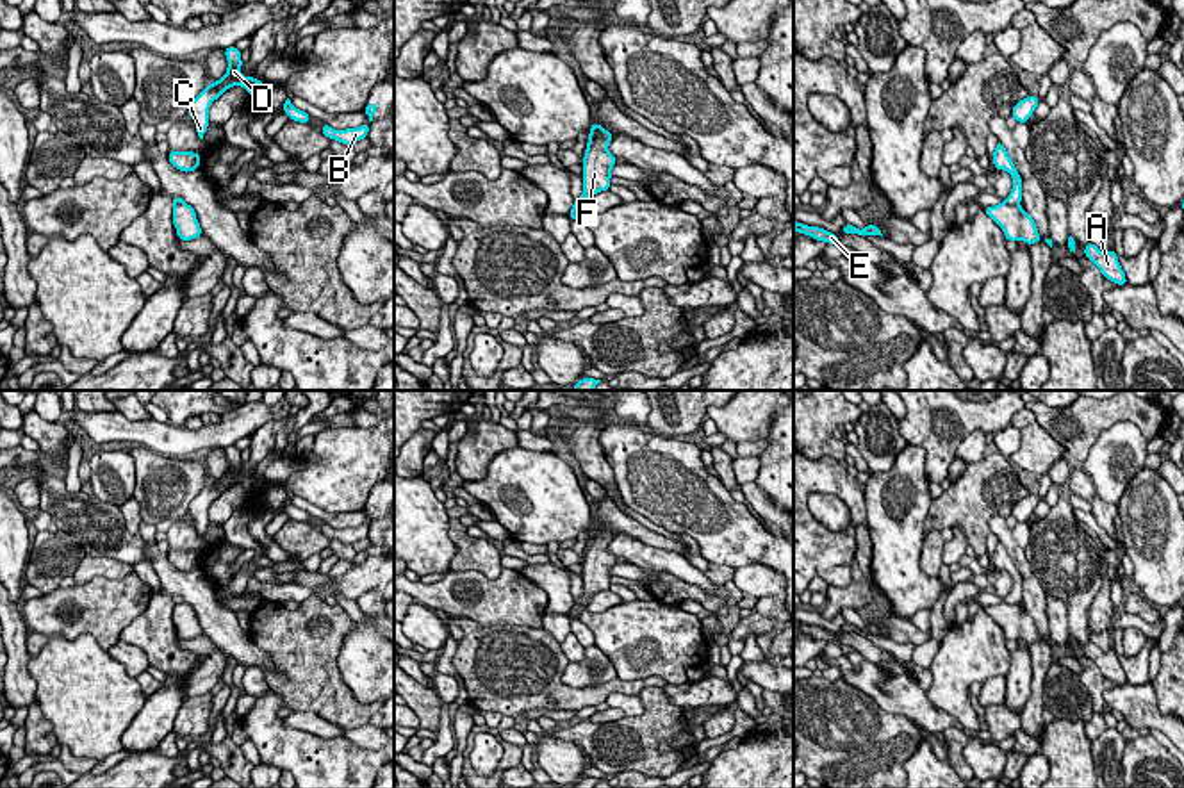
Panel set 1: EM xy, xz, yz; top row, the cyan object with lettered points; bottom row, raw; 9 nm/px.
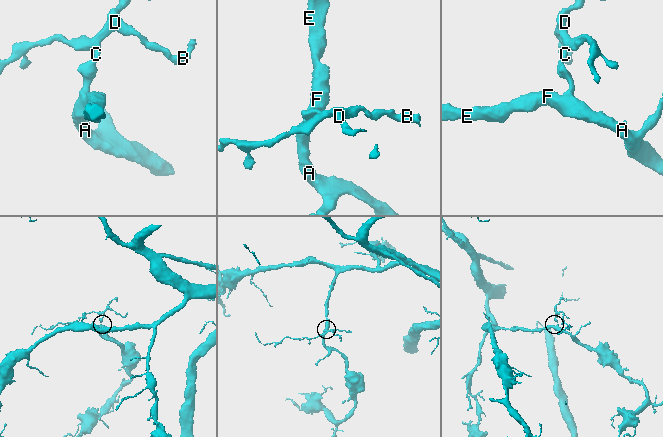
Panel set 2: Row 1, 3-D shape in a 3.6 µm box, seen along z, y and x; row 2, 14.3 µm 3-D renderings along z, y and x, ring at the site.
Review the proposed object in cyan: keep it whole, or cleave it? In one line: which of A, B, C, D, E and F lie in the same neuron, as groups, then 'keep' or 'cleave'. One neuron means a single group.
A E F / B C D | cleave

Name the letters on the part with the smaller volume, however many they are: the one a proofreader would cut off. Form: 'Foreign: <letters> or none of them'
Foreign: B, C, D

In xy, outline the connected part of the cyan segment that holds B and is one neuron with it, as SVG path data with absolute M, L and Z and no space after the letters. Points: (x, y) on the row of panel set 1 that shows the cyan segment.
M373 102L367 103L367 107L364 109L364 112L367 114L369 121L362 127L357 128L346 128L346 130L333 130L330 125L323 125L321 132L328 137L328 139L335 139L346 146L351 146L353 143L366 139L369 134L369 123L373 121L373 114L378 112L378 105L374 105Z

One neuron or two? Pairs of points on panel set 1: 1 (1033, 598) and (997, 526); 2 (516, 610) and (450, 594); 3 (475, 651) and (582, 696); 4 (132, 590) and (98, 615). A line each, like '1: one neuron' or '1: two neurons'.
1: one neuron
2: one neuron
3: one neuron
4: one neuron

